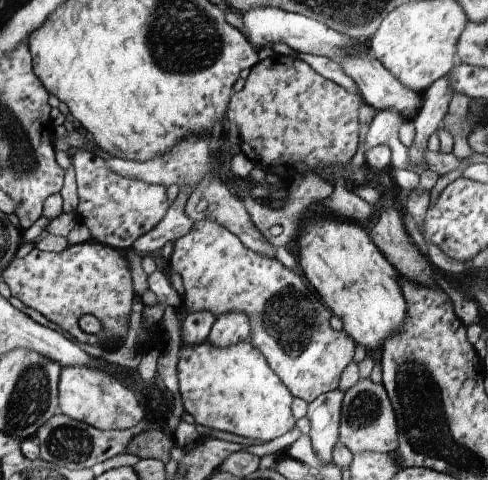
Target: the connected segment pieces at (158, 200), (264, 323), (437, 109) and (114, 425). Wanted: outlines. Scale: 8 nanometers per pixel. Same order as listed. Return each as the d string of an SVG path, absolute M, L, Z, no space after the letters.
M86 147L71 158L71 164L75 168L79 196L74 213L78 223L88 227L95 242L127 250L137 238L149 233L164 220L164 214L171 205L168 204L164 186L122 176L112 171L106 160Z
M212 220L195 221L193 229L174 242L174 252L170 256L170 266L183 280L185 294L182 307L186 312L210 311L214 316L234 311L245 312L250 319L250 340L265 354L269 365L280 375L293 396L311 403L321 394L338 388L340 374L354 358L356 341L344 330L337 331L331 325L330 310L320 302L320 298L304 284L304 280L282 266L274 257L263 255L246 248L242 241L227 228Z
M448 75L440 77L422 93L424 105L421 106L420 113L411 120L415 126L416 136L409 148L409 157L412 164L420 164L411 166L412 171L417 173L417 168L422 167L423 164L428 168L424 158L424 153L428 150L428 138L442 126L454 93L451 78Z
M78 365L62 367L58 390L59 413L101 431L132 429L144 421L144 410L136 394L106 369Z

